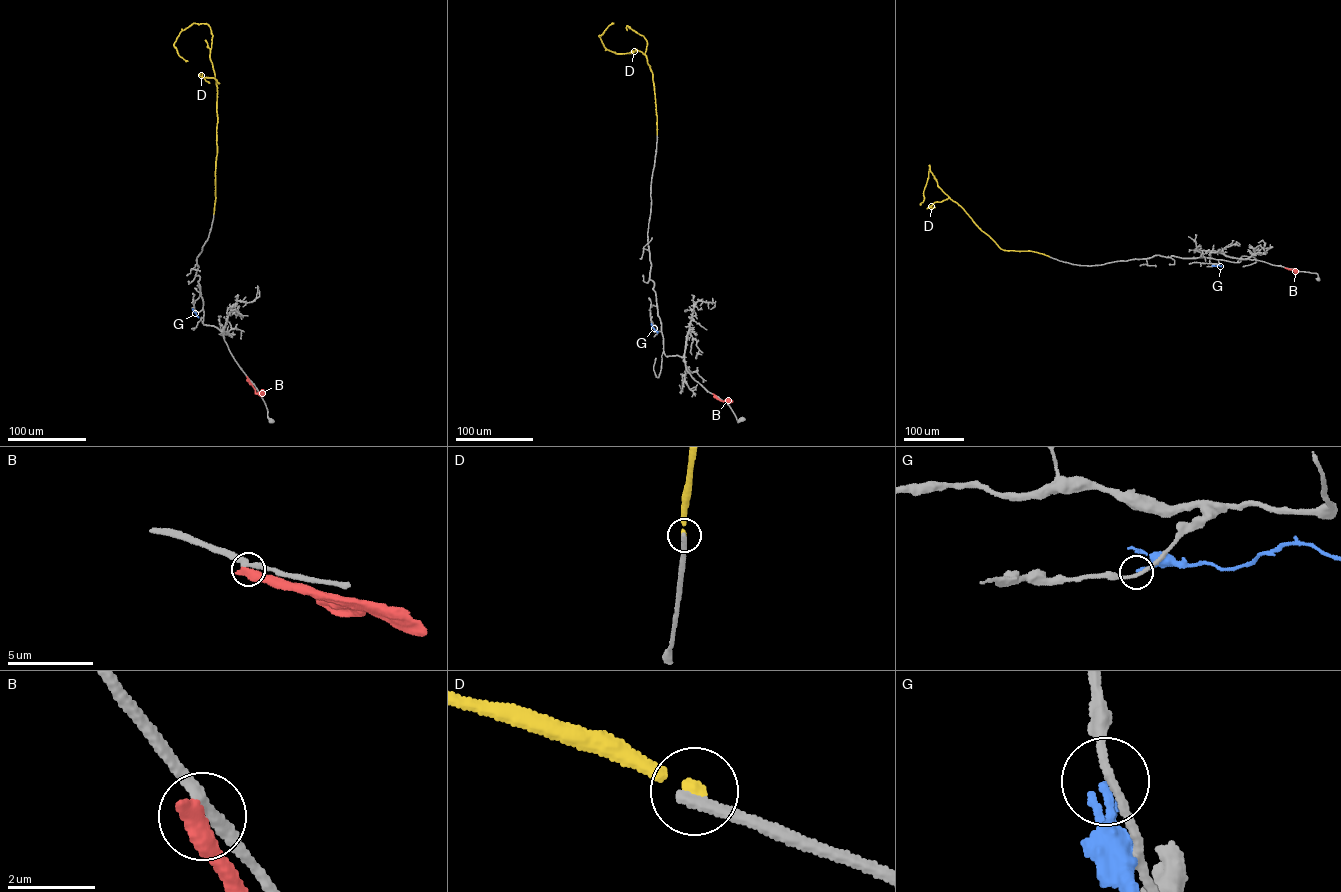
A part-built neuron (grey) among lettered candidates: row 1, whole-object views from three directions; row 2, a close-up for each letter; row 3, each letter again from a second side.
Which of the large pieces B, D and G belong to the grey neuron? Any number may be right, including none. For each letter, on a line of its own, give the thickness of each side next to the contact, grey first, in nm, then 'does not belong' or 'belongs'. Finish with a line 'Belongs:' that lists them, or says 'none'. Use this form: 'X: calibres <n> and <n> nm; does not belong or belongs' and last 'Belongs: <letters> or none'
B: calibres 280 and 500 nm; does not belong
D: calibres 340 and 240 nm; does not belong
G: calibres 180 and 160 nm; does not belong
Belongs: none

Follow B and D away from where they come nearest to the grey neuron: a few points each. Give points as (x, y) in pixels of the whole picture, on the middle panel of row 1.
B: (713, 394), (723, 401), (732, 401)
D: (657, 134), (652, 72), (646, 55), (636, 49), (626, 53), (610, 51), (599, 36), (613, 23)

